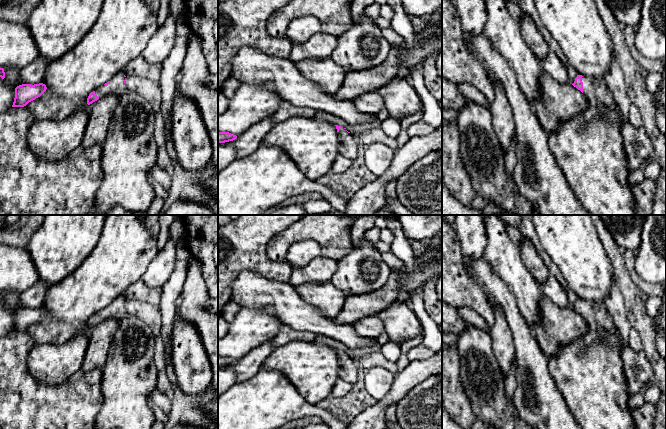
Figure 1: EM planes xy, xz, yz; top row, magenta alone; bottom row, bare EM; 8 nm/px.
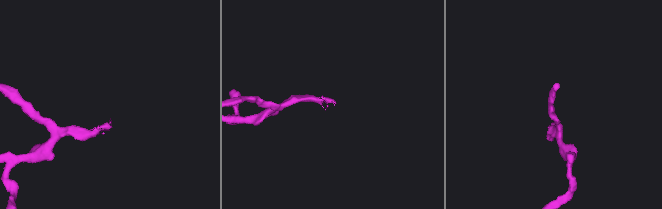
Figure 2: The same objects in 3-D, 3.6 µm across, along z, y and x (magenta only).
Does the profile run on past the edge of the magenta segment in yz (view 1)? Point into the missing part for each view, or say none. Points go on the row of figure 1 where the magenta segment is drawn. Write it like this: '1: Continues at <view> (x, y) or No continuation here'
1: Continues at yz (589, 150)

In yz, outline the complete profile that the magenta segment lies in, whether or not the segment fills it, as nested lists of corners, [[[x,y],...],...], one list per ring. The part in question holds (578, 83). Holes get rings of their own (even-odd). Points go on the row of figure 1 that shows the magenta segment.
[[[577,75],[572,84],[588,101],[588,107],[577,117],[559,125],[556,132],[548,133],[548,143],[555,161],[563,171],[569,187],[582,206],[591,215],[636,215],[629,167],[621,136],[622,114],[610,93],[604,77]]]

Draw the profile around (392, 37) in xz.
[[[390,27],[381,29],[381,32],[385,39],[391,44],[391,45],[398,45],[405,43],[406,40],[399,34],[397,34],[395,31],[393,31]]]

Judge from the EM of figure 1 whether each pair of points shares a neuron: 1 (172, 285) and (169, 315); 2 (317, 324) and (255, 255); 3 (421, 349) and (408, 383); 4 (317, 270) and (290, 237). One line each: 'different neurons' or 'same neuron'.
1: same neuron
2: different neurons
3: different neurons
4: different neurons

